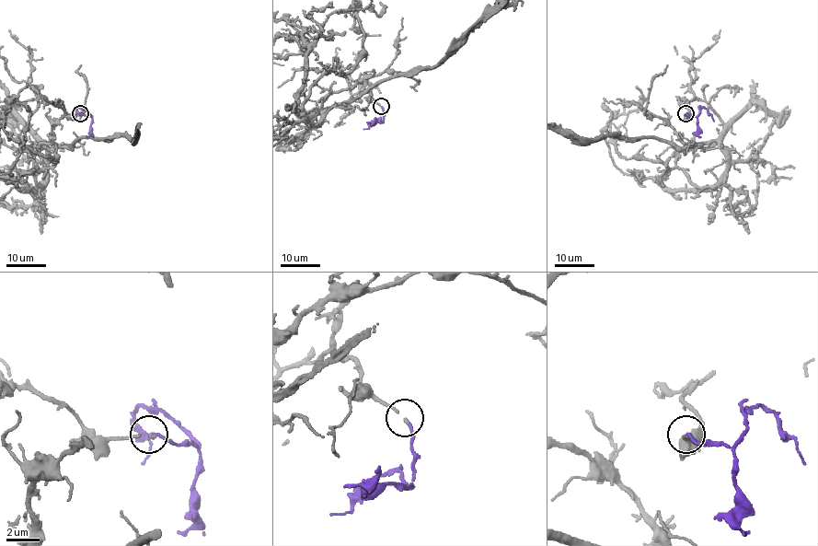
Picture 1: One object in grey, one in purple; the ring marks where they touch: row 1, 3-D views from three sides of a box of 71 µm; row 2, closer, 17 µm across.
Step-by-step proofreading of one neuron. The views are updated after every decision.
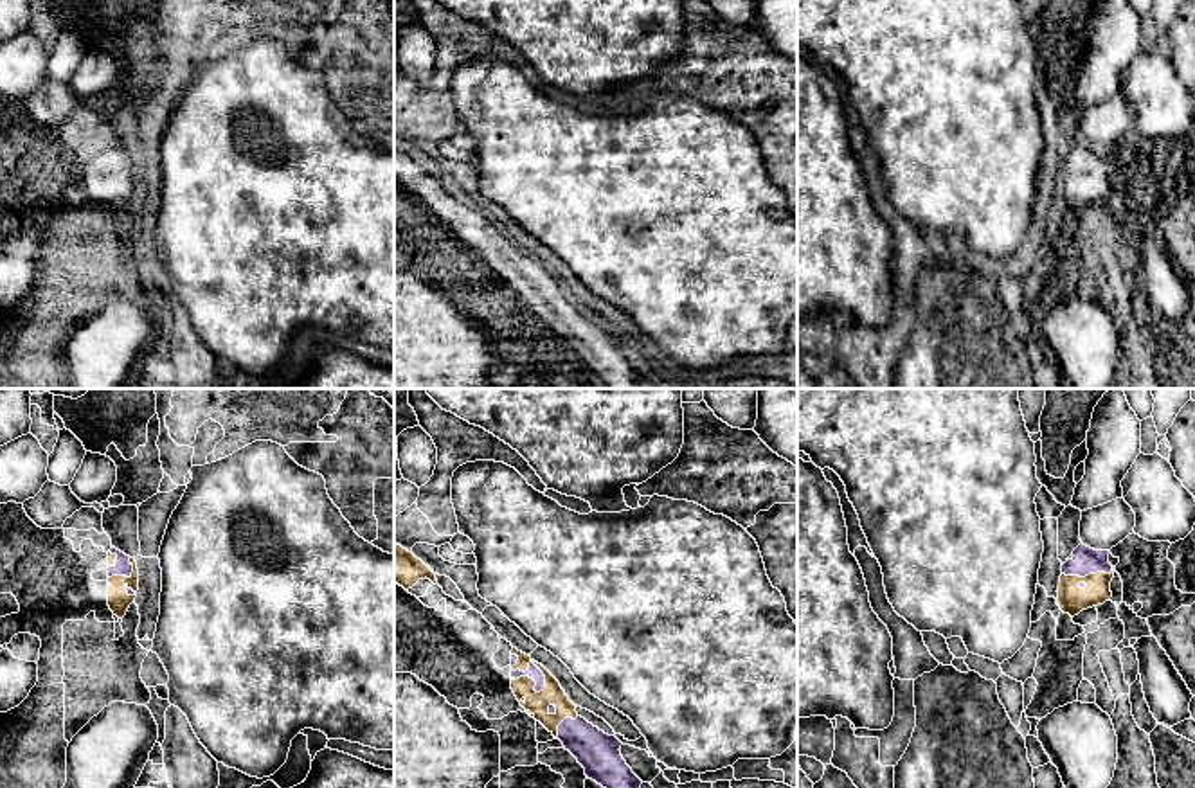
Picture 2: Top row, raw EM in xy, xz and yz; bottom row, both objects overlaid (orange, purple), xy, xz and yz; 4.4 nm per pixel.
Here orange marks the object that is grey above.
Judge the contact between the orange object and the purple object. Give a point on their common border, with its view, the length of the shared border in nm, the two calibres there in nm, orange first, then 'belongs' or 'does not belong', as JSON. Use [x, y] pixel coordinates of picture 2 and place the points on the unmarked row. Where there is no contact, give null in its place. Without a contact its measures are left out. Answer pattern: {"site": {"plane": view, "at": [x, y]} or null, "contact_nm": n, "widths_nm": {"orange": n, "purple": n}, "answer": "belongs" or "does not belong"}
{"site": {"plane": "xz", "at": [521, 267]}, "contact_nm": 220, "widths_nm": {"orange": 100, "purple": 60}, "answer": "belongs"}

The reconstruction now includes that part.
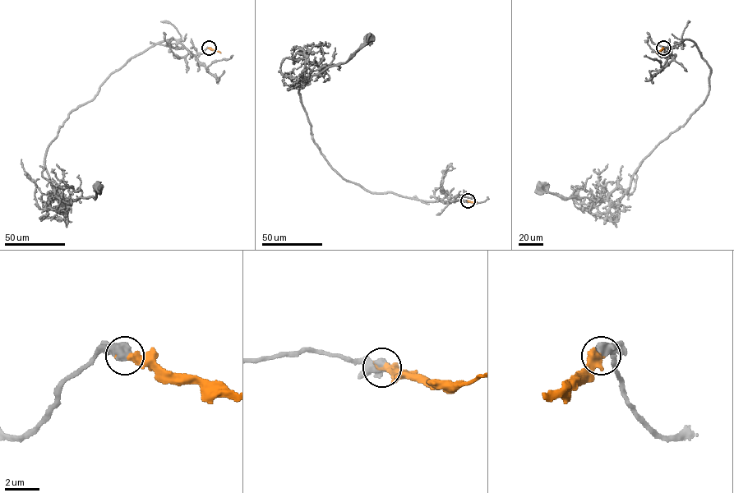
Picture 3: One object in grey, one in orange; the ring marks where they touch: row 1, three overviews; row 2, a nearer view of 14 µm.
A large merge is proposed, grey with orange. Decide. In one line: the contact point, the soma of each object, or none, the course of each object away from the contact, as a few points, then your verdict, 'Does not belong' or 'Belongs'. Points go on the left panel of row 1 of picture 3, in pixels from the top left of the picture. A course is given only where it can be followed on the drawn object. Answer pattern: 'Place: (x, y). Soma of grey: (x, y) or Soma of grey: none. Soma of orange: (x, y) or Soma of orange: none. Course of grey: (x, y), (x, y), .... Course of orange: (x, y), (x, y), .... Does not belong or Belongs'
Place: (209, 48). Soma of grey: (98, 187). Soma of orange: none. Course of grey: (209, 48), (155, 43), (70, 112), (43, 158), (52, 186), (75, 200), (98, 187). Course of orange: (209, 48), (220, 52). Belongs

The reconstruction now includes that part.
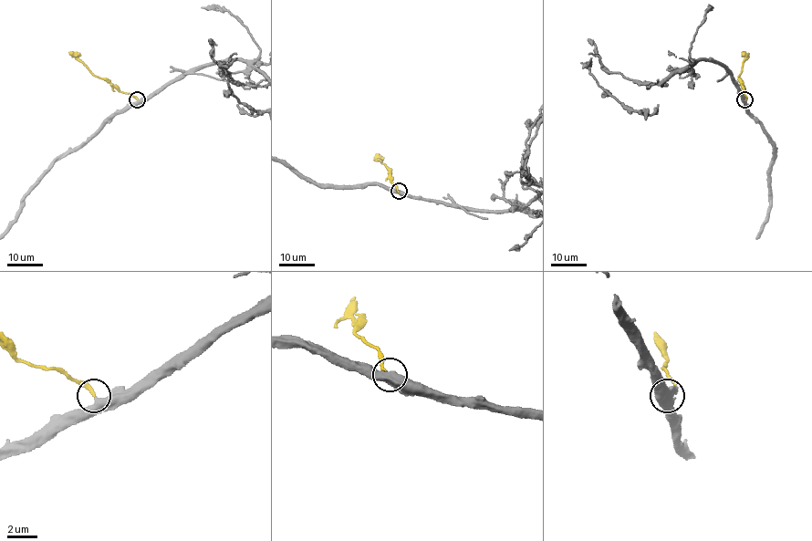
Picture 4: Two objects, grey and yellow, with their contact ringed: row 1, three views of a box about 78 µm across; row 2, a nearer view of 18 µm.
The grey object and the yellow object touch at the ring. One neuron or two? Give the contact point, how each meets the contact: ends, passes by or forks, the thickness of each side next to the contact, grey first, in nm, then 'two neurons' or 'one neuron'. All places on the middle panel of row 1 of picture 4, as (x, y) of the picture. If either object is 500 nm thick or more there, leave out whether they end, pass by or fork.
place (399, 191); grey passes by; yellow ends; calibres 440 and 180 nm; one neuron

